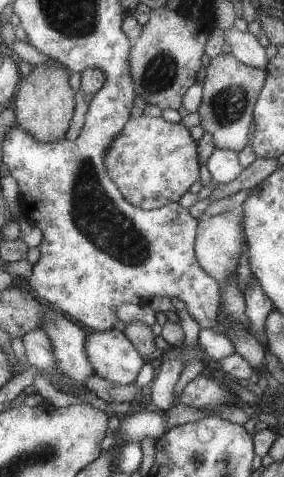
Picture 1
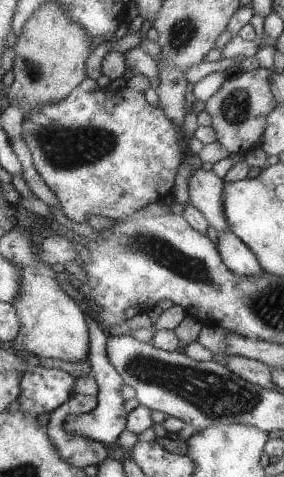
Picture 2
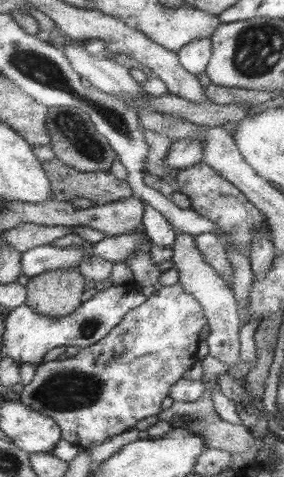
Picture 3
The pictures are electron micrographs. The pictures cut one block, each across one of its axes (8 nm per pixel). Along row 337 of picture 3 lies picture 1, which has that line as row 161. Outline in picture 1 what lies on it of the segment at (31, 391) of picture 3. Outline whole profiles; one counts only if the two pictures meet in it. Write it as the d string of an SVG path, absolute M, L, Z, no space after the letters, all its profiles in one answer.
M149 116L131 118L123 134L111 144L107 166L127 200L149 212L179 202L201 178L199 144L193 140L191 130L183 122L171 124Z

